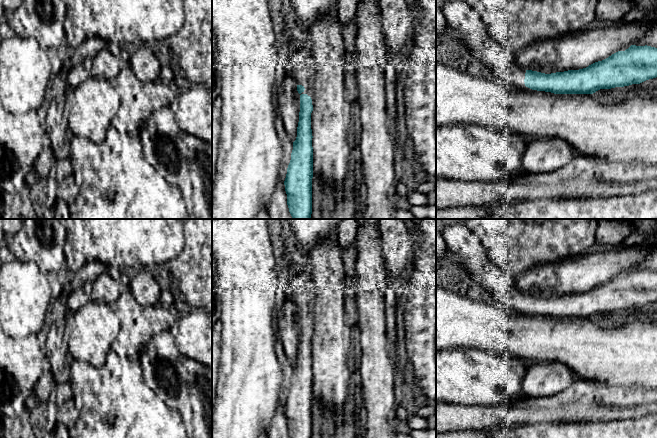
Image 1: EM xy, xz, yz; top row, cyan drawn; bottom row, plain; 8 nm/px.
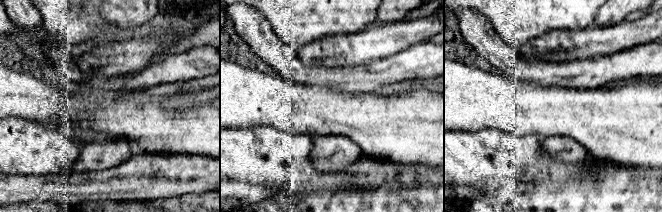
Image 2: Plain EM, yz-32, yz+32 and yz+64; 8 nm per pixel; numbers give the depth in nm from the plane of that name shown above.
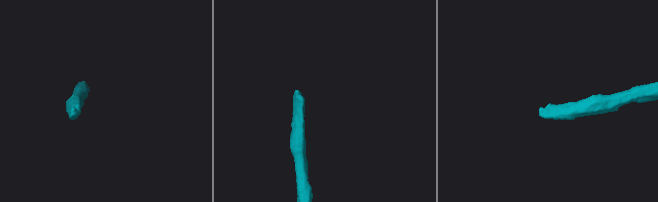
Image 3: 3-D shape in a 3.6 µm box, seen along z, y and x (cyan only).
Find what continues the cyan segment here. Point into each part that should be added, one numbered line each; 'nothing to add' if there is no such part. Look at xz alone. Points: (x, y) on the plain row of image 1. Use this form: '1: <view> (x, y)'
nothing to add

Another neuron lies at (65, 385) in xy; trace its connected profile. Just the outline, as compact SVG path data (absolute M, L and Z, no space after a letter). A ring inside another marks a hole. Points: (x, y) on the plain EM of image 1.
M68 381L61 384L56 384L52 392L50 405L57 410L58 408L62 407L68 399L72 397L73 393Z

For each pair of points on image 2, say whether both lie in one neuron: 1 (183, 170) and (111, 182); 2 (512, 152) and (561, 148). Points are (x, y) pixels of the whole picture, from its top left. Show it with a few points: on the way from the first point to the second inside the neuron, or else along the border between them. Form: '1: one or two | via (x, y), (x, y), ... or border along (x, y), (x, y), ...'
1: one | via (165, 176), (129, 181)
2: two | border along (541, 139), (541, 152), (549, 158), (562, 161)

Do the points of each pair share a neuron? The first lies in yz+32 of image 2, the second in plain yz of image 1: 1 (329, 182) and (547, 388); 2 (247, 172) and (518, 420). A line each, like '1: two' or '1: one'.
1: two
2: two

